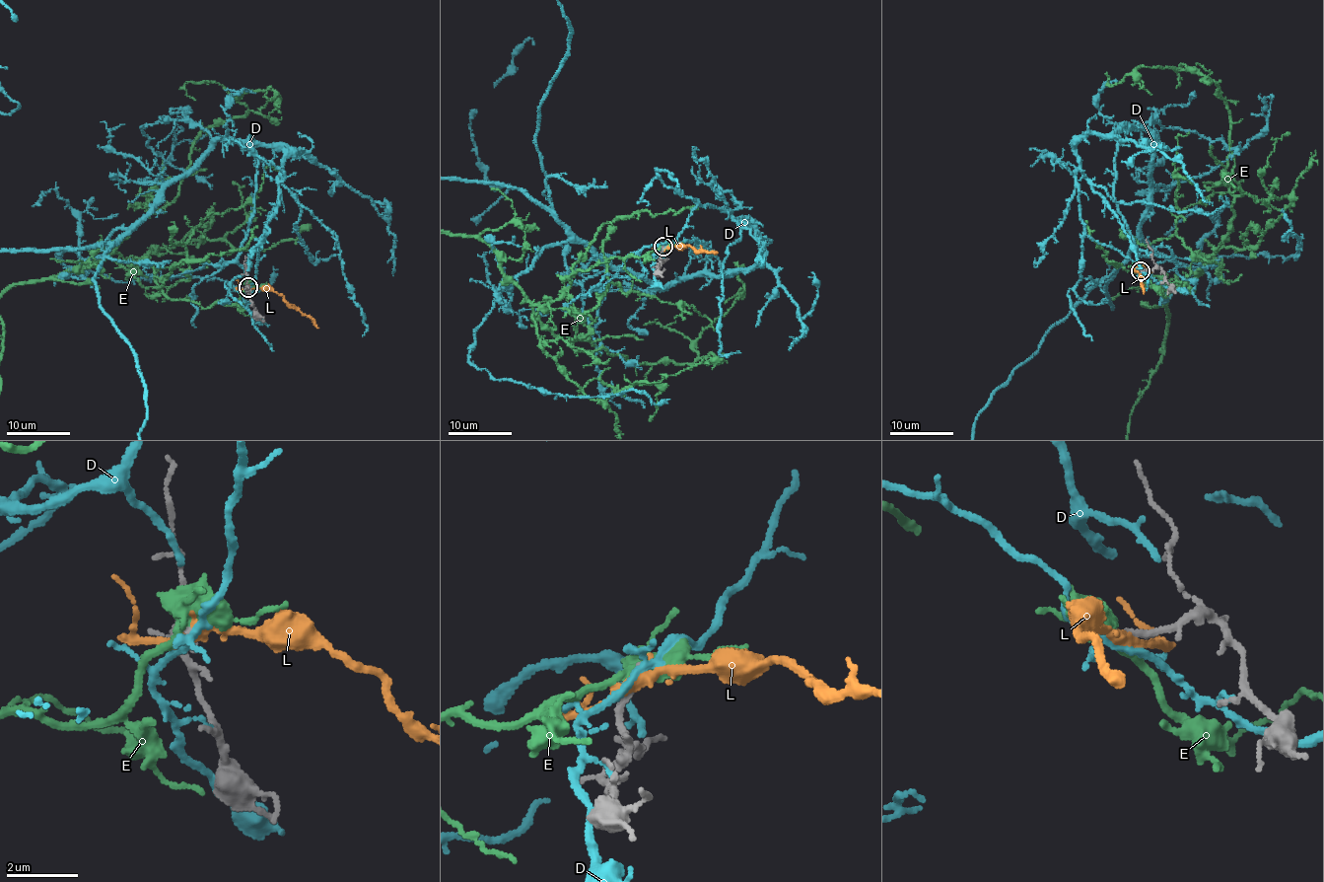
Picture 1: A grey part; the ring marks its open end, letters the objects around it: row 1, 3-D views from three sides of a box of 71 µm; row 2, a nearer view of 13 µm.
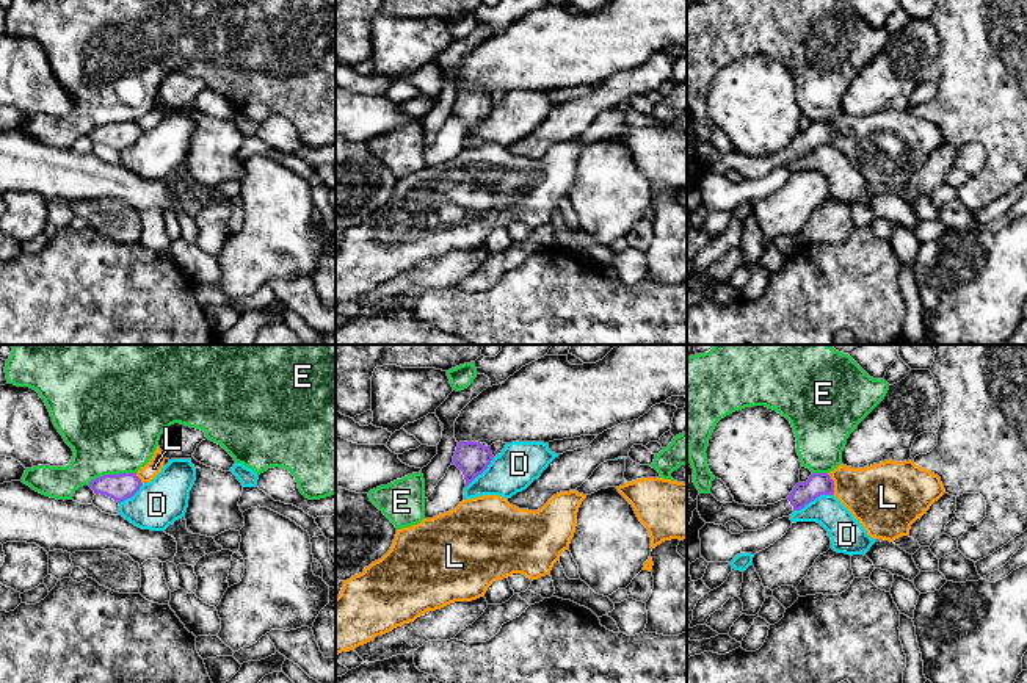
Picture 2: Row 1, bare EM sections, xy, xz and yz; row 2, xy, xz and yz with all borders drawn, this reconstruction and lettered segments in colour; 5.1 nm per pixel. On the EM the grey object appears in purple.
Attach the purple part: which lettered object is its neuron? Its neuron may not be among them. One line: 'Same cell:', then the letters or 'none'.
Same cell: none

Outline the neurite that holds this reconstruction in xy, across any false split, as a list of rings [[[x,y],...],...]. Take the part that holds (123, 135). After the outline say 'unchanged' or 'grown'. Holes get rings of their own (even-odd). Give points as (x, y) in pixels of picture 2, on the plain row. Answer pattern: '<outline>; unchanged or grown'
[[[136,122],[103,124],[89,132],[94,143],[107,144],[118,152],[132,147],[141,135]]]; unchanged

